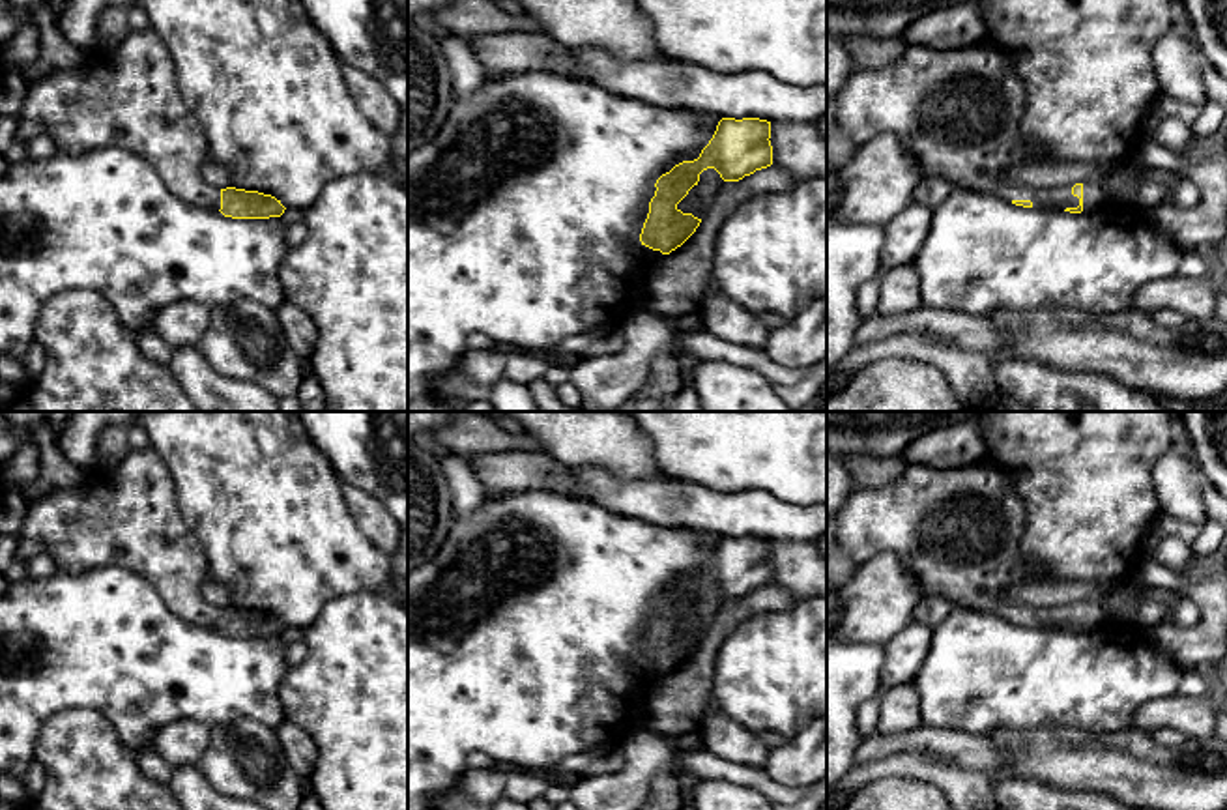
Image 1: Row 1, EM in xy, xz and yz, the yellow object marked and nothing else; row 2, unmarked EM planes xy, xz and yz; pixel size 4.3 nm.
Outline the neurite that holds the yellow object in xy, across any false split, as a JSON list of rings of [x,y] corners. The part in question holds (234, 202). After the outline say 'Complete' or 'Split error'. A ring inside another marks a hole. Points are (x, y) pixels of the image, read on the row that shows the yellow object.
[[[150,26],[129,30],[120,45],[95,54],[79,71],[52,73],[30,84],[19,114],[24,122],[41,123],[56,148],[69,155],[99,146],[120,146],[142,155],[168,191],[191,206],[211,208],[232,219],[281,217],[286,210],[271,195],[215,189],[204,181],[202,166],[211,159],[204,127],[187,108],[178,90],[174,60]]]. Split error

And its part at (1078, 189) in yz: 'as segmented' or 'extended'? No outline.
extended

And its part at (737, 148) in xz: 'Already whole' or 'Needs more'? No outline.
Already whole

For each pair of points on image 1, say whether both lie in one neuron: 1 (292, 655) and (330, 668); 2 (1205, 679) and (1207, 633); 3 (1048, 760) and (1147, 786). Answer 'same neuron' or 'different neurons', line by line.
1: different neurons
2: different neurons
3: same neuron

